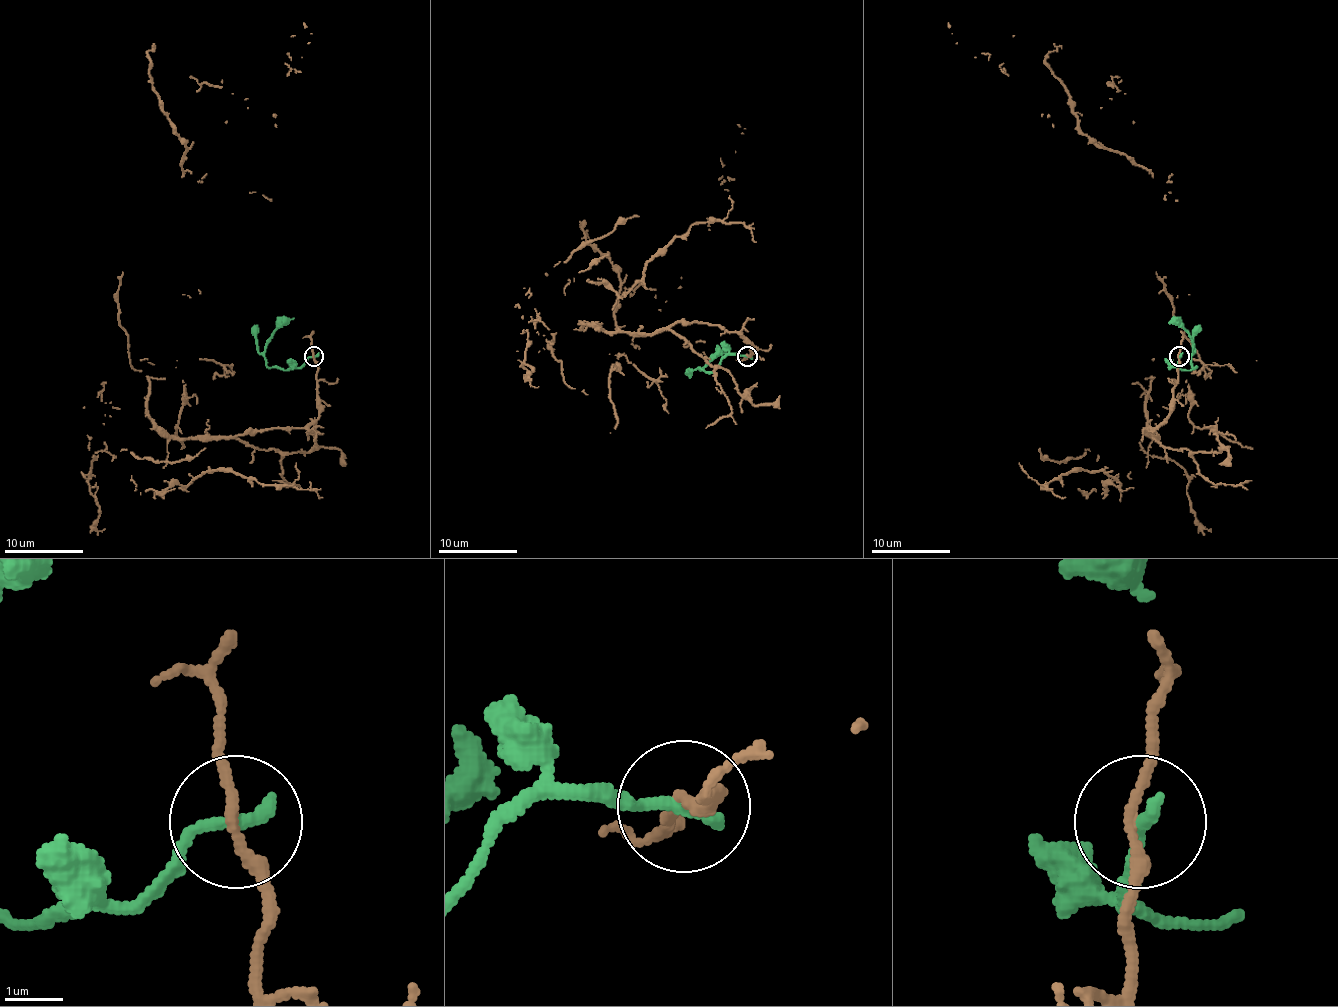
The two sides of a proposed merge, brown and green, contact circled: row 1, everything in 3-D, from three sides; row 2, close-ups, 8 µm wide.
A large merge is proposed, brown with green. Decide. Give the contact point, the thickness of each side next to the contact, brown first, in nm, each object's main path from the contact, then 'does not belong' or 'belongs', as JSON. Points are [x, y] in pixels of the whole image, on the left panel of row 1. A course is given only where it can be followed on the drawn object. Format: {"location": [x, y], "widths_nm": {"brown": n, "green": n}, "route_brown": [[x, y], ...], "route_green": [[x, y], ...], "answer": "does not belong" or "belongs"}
{"location": [313, 356], "widths_nm": {"brown": 190, "green": 280}, "route_brown": [[313, 356], [305, 427], [171, 439], [118, 318], [193, 141], [276, 116], [303, 23]], "route_green": [[313, 356], [299, 368], [270, 368], [266, 364], [266, 342], [278, 328], [293, 318]], "answer": "does not belong"}

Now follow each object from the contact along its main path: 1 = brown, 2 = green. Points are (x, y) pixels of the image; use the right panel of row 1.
1: (1179, 356), (1155, 439), (1153, 360), (1185, 332), (1153, 177), (1098, 141), (1100, 108), (1041, 114), (948, 23)
2: (1179, 356), (1179, 368), (1195, 368), (1191, 364), (1193, 342), (1177, 318)

